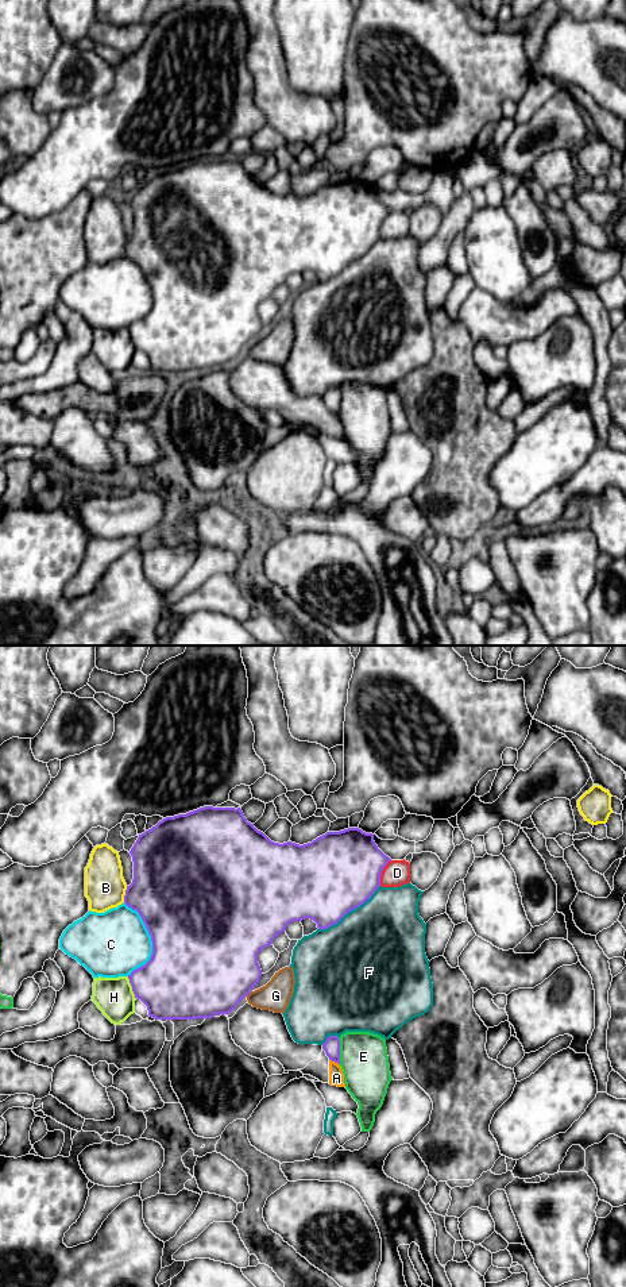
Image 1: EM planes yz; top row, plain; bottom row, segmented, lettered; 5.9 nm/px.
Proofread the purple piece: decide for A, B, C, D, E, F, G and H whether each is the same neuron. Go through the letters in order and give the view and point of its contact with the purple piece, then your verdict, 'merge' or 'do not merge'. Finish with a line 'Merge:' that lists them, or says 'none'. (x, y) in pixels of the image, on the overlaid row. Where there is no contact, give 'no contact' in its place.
A: yz (335, 1062) | do not merge
B: yz (126, 894) | do not merge
C: yz (151, 940) | do not merge
D: yz (381, 873) | do not merge
E: yz (339, 1051) | do not merge
F: yz (350, 910) | do not merge
G: yz (248, 993) | do not merge
H: yz (132, 987) | do not merge
Merge: none

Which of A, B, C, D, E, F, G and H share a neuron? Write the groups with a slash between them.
A G / B / C / D / E / F / H

